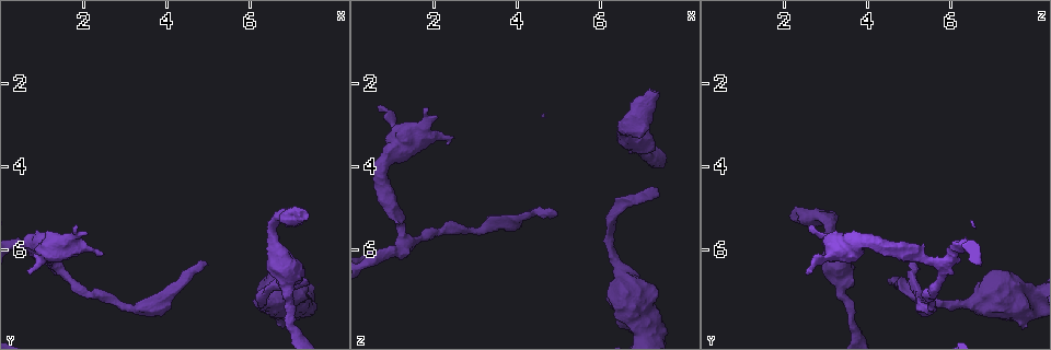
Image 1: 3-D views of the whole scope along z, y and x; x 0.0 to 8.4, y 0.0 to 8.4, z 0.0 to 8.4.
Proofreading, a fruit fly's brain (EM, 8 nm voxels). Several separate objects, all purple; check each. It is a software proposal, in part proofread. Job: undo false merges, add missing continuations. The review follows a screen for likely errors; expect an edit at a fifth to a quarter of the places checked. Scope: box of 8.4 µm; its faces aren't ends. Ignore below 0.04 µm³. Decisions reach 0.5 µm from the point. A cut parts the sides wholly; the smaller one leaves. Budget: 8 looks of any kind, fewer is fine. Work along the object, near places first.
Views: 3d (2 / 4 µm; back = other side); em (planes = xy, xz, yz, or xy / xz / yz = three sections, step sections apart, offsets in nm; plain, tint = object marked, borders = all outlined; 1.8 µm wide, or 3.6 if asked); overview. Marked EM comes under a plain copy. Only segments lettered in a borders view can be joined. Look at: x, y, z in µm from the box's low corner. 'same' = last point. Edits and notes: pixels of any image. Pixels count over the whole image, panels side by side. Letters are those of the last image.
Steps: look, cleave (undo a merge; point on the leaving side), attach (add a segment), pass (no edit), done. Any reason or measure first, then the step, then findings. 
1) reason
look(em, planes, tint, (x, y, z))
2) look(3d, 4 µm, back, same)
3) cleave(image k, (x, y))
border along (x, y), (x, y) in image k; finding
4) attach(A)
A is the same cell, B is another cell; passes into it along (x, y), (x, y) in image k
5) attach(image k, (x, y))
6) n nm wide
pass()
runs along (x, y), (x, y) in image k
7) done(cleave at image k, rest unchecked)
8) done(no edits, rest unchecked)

free end
look(em, yz, step 16, tint, (7.25, 5.30, 2.20))

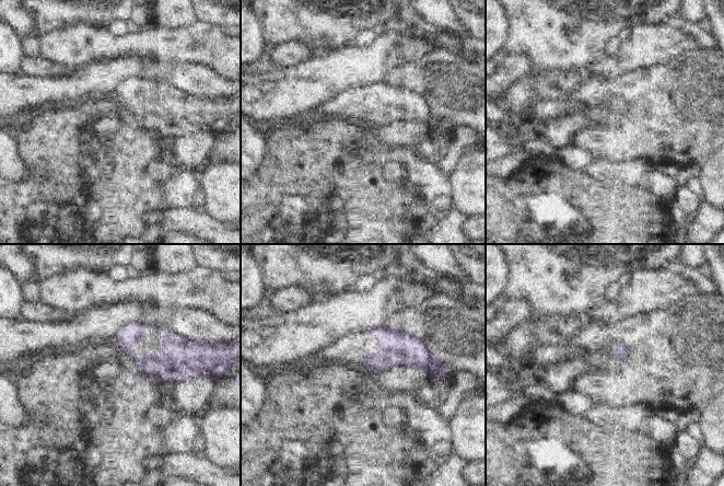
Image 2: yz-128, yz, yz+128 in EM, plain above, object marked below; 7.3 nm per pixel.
look(em, xy, step 16, borders, same)

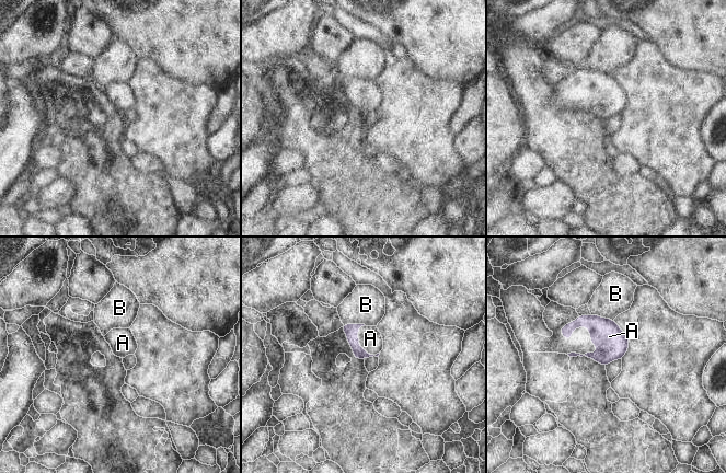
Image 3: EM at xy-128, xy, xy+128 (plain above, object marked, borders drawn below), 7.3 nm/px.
attach(A)
A is the same cell, B is another cell; passes into it along (350, 330), (358, 345), (370, 338) in image 3; the cell continues

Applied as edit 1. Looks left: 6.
redraw
look(overview)

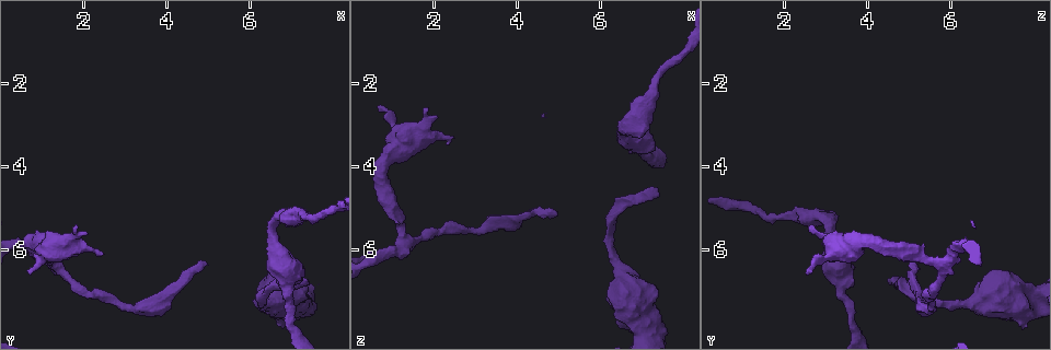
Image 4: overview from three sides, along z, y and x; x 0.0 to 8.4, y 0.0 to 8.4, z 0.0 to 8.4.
an open end
look(3d, 2 µm, (7.40, 6.75, 4.55))

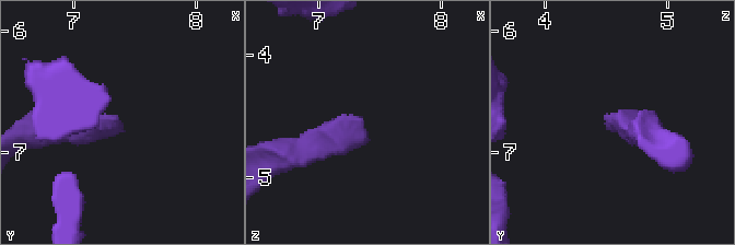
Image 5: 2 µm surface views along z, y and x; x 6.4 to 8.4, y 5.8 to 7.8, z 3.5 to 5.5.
need the tissue
look(em, planes, borders, (7.38, 6.72, 4.54))

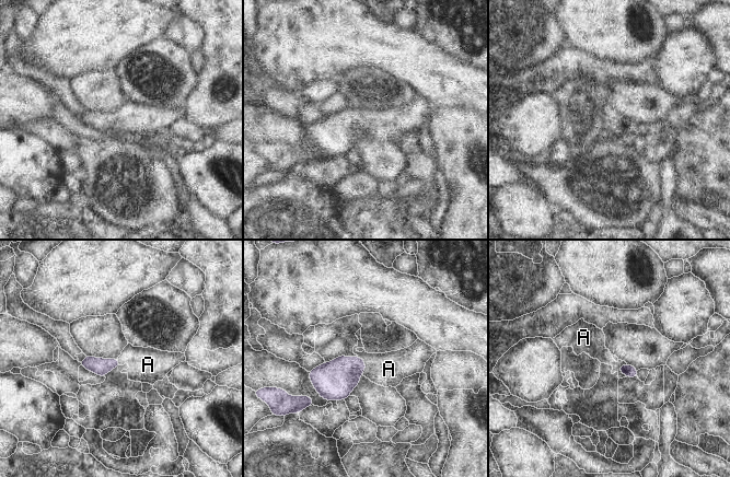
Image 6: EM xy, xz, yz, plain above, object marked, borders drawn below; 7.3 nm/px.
attach(A)
A is the same cell; passes into it along (629, 371), (620, 371), (595, 348) in image 6; the cell continues

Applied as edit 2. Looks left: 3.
look(3d, 2 µm, (1.85, 5.50, 2.60))

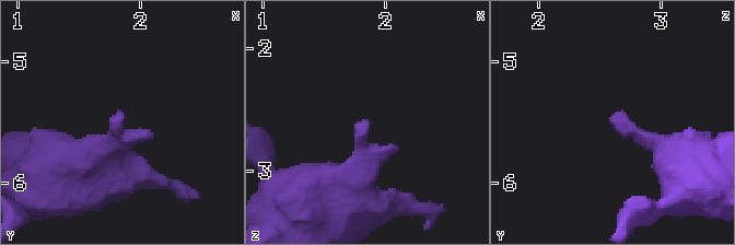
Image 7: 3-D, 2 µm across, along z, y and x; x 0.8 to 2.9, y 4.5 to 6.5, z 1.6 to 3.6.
now the EM
look(em, planes, borders, (1.84, 5.50, 2.56))

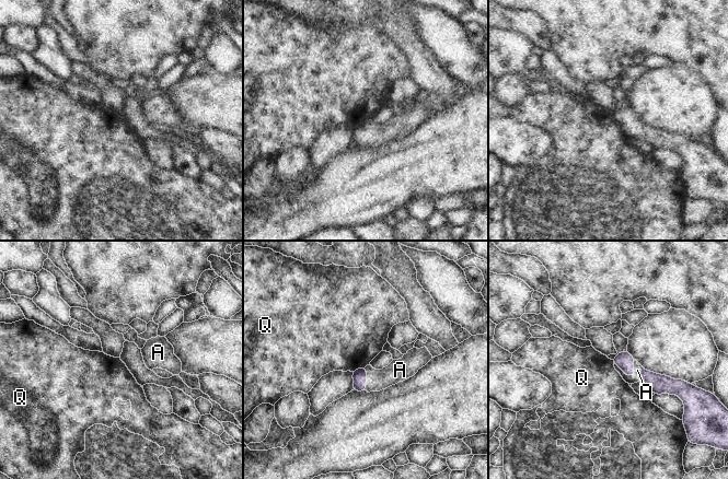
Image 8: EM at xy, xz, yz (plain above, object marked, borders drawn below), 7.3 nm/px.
attach(A)
A is the same cell, Q is another cell; passes into it along (624, 360), (624, 372), (637, 370) in image 8; the cell continues

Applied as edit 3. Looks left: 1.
done(attach at image 3, attach at image 6, attach at image 8, rest unchecked)

